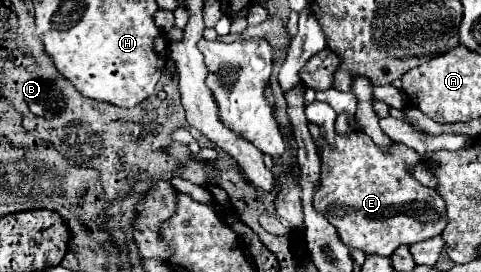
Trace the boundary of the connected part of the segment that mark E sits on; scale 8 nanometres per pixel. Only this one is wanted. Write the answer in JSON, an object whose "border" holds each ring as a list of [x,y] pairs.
{"border":[[[310,124],[308,128],[312,138],[322,146],[322,174],[320,188],[314,194],[314,208],[326,216],[346,246],[366,254],[392,256],[402,244],[410,246],[442,234],[448,222],[444,200],[408,172],[410,166],[422,160],[414,150],[404,144],[394,144],[390,154],[384,154],[360,130],[336,136],[336,148],[330,148],[320,136],[318,126]]]}

